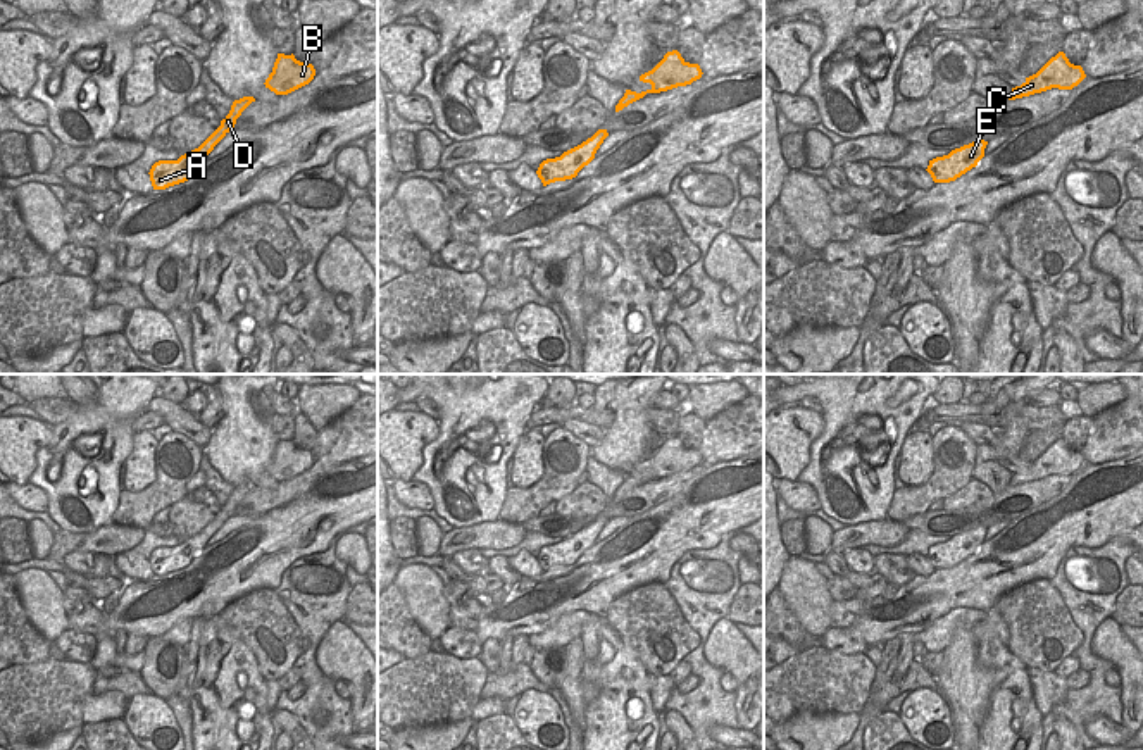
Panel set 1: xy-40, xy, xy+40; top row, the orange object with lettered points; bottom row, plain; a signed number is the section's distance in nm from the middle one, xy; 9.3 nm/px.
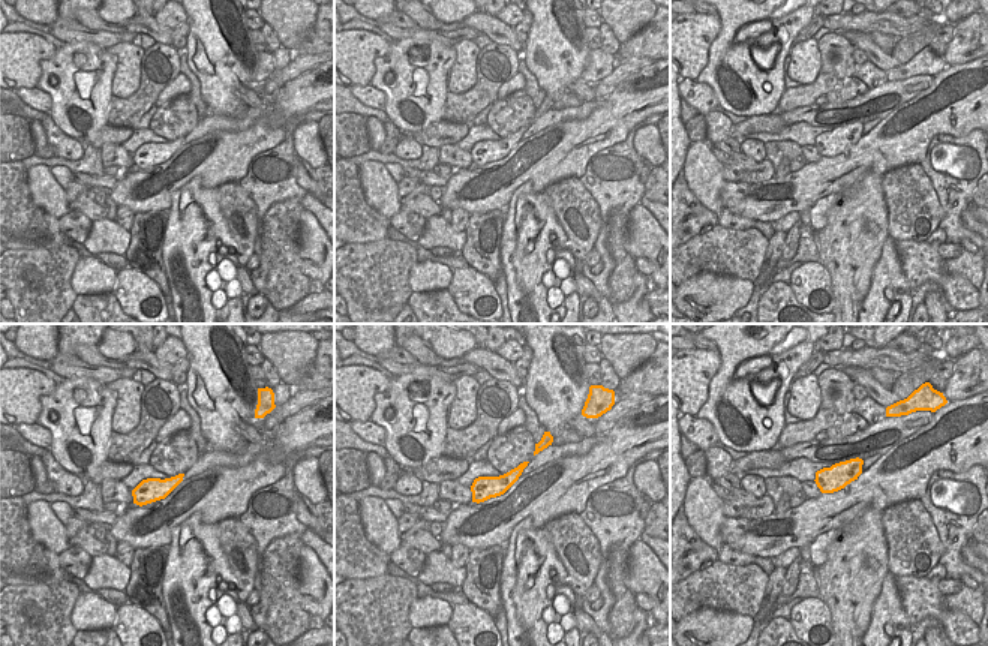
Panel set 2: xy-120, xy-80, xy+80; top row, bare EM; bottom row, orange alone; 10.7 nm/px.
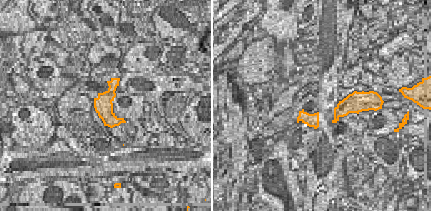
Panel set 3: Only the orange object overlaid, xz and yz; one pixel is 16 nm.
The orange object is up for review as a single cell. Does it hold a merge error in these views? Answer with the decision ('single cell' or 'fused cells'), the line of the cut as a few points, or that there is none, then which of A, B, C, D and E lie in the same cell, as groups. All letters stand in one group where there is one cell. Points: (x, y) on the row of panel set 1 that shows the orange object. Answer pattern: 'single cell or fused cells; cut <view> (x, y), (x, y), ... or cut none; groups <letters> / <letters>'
single cell; cut none; groups A B C D E

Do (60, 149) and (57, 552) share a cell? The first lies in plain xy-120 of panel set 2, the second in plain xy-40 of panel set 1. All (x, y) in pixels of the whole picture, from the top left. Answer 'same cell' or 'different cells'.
different cells

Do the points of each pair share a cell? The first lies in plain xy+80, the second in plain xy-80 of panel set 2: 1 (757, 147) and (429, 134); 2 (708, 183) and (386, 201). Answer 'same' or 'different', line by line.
1: different
2: same

